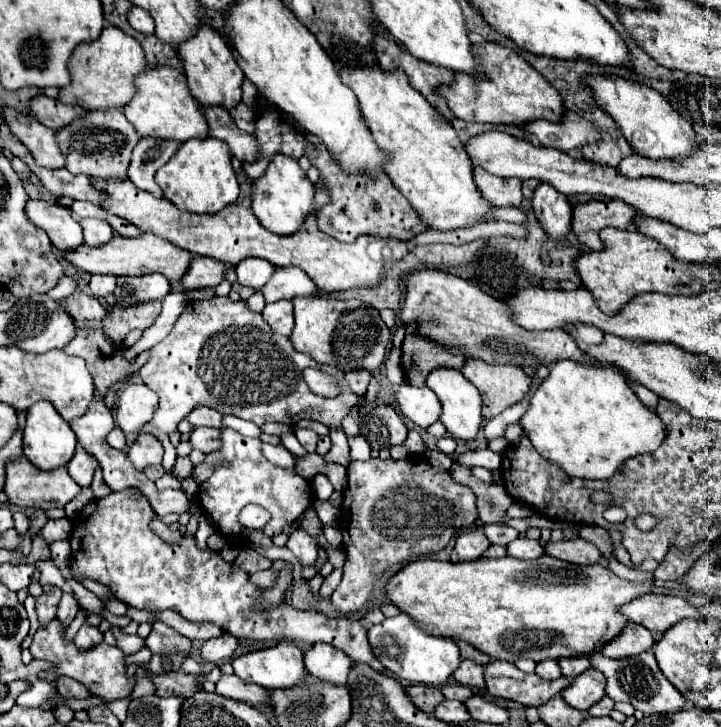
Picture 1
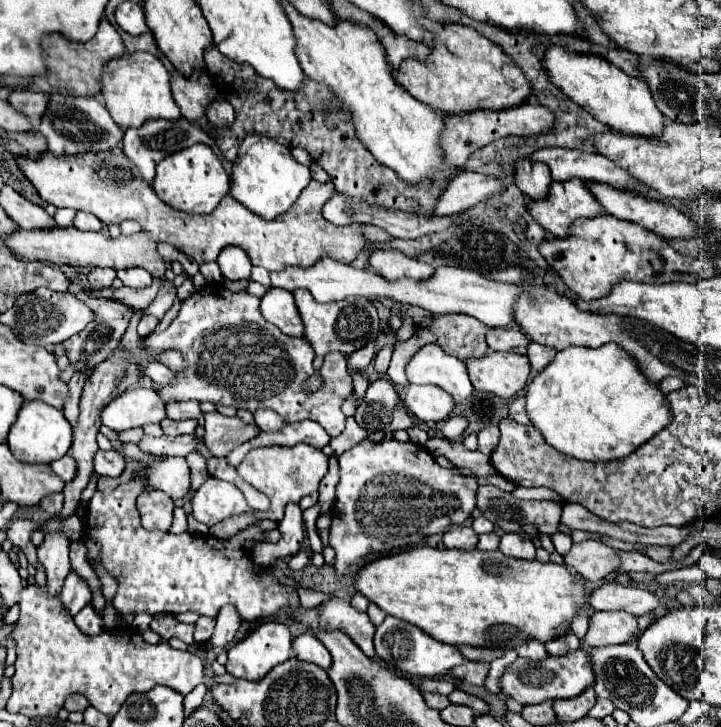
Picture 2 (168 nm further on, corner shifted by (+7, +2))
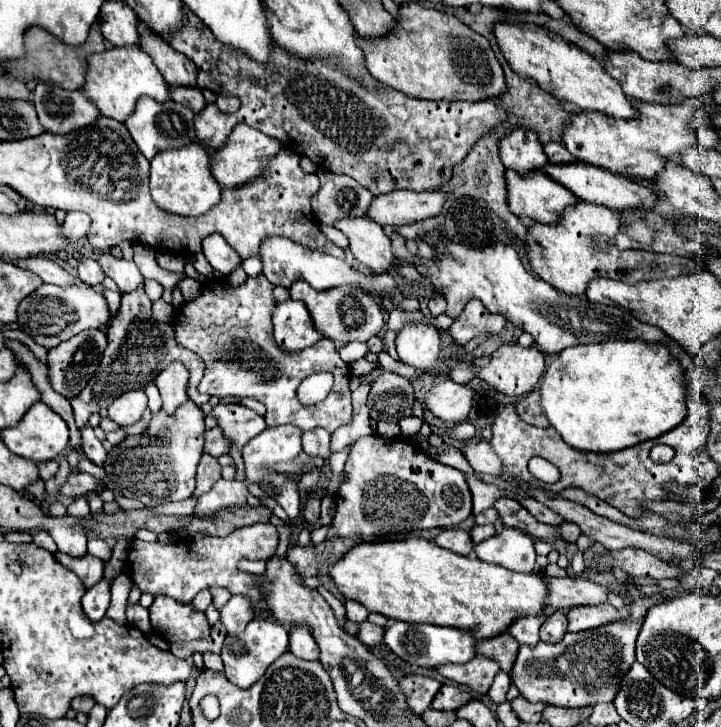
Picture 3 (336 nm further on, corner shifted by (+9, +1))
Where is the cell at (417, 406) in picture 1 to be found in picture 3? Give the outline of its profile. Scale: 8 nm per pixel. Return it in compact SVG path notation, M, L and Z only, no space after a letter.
M440 379L424 397L424 405L446 425L458 425L466 421L472 409L474 389L468 385L454 383L452 379Z

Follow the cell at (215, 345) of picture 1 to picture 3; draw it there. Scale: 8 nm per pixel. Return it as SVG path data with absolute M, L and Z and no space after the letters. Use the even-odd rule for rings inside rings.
M262 273L258 277L248 277L246 283L238 285L238 287L232 287L226 281L206 283L200 297L184 303L176 311L176 317L172 321L174 331L176 331L176 341L178 341L178 345L184 345L186 349L204 357L206 371L204 371L204 377L198 385L200 393L208 393L212 397L216 395L216 397L240 397L240 399L252 397L252 399L258 399L260 403L266 405L264 419L266 419L268 427L296 425L302 431L322 427L322 429L332 433L338 427L348 425L352 421L352 401L350 401L350 389L348 389L350 367L340 359L336 345L330 339L320 339L316 345L312 345L304 351L298 351L294 355L286 355L276 347L274 335L272 335L272 307L276 307L272 287L274 285L268 283L268 279L264 279ZM318 371L332 373L334 387L324 401L320 401L316 405L302 405L296 397L296 389L302 383L302 379L306 379L308 375L318 373Z

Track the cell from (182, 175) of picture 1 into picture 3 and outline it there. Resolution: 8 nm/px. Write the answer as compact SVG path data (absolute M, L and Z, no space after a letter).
M190 143L188 147L178 147L174 151L162 151L160 155L154 155L150 161L150 193L162 211L182 217L198 217L220 201L222 187L212 175L208 151L200 143Z

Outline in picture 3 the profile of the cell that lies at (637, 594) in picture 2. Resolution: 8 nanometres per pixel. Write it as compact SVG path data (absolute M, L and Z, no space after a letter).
M546 577L548 581L548 605L554 609L570 609L578 605L598 605L606 603L610 589L588 581L586 577Z

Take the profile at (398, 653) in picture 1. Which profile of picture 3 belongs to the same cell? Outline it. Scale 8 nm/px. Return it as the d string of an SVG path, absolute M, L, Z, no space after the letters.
M394 621L386 627L384 643L404 661L420 665L420 667L440 667L446 663L468 663L476 655L476 639L468 635L468 631L456 631L456 627L430 627L424 625L412 625Z

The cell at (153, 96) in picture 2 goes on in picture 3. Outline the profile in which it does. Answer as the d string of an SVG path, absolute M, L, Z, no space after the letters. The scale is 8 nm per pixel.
M138 45L112 47L102 53L90 55L86 61L88 61L88 73L82 91L106 117L112 117L116 121L126 121L136 105L136 99L142 95L148 95L156 101L166 101L170 97L168 85L160 75L158 67L152 63L152 57L144 53Z

